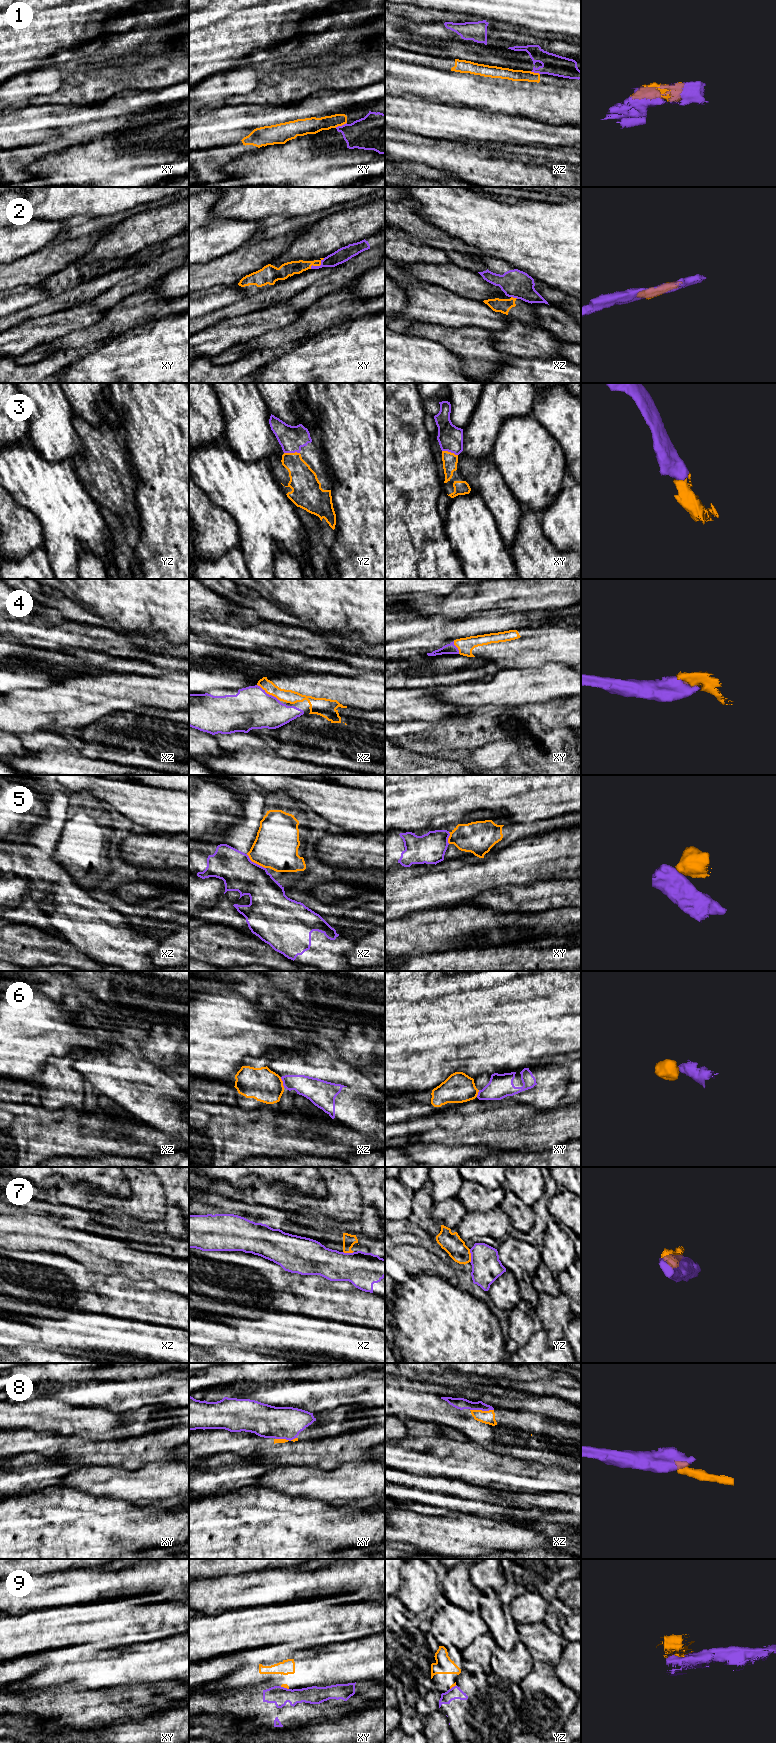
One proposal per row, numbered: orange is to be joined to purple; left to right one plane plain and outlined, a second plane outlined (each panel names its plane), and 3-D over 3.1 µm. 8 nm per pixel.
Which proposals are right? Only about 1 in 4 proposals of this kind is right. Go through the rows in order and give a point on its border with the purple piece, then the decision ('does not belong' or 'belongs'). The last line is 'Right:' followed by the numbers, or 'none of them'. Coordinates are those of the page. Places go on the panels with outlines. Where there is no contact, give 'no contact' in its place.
1: meets purple in xy at (340, 126); does not belong
2: meets purple in xy at (317, 266); does not belong
3: meets purple in yz at (291, 452); belongs
4: meets purple in xz at (268, 694); belongs
5: meets purple in xz at (255, 863); does not belong
6: meets purple in xz at (283, 1082); does not belong
7: meets purple in yz at (471, 1256); does not belong
8: meets purple in xz at (482, 1410); does not belong
9: meets purple in xy at (283, 1687); does not belong
Right: 3, 4

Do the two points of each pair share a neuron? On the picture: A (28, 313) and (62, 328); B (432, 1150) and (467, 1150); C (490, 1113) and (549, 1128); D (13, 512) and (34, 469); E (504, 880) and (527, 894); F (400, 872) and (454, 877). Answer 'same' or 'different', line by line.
A: different
B: same
C: same
D: different
E: different
F: same

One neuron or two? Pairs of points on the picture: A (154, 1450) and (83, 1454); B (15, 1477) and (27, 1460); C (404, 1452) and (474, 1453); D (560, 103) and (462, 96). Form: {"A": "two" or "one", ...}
{"A": "one", "B": "one", "C": "one", "D": "one"}

